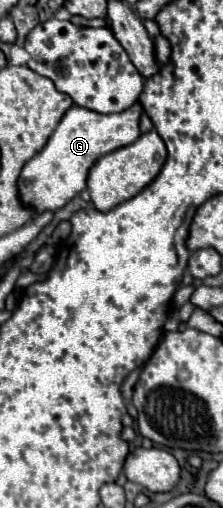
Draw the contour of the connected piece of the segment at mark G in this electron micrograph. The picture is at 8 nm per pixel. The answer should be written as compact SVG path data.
M134 102L128 110L118 114L100 114L88 108L72 106L60 124L56 126L54 134L46 142L46 146L24 164L20 174L20 198L24 206L32 206L36 212L44 210L58 210L74 196L78 196L86 188L86 178L92 164L122 146L132 144L140 136L140 116L142 106Z

